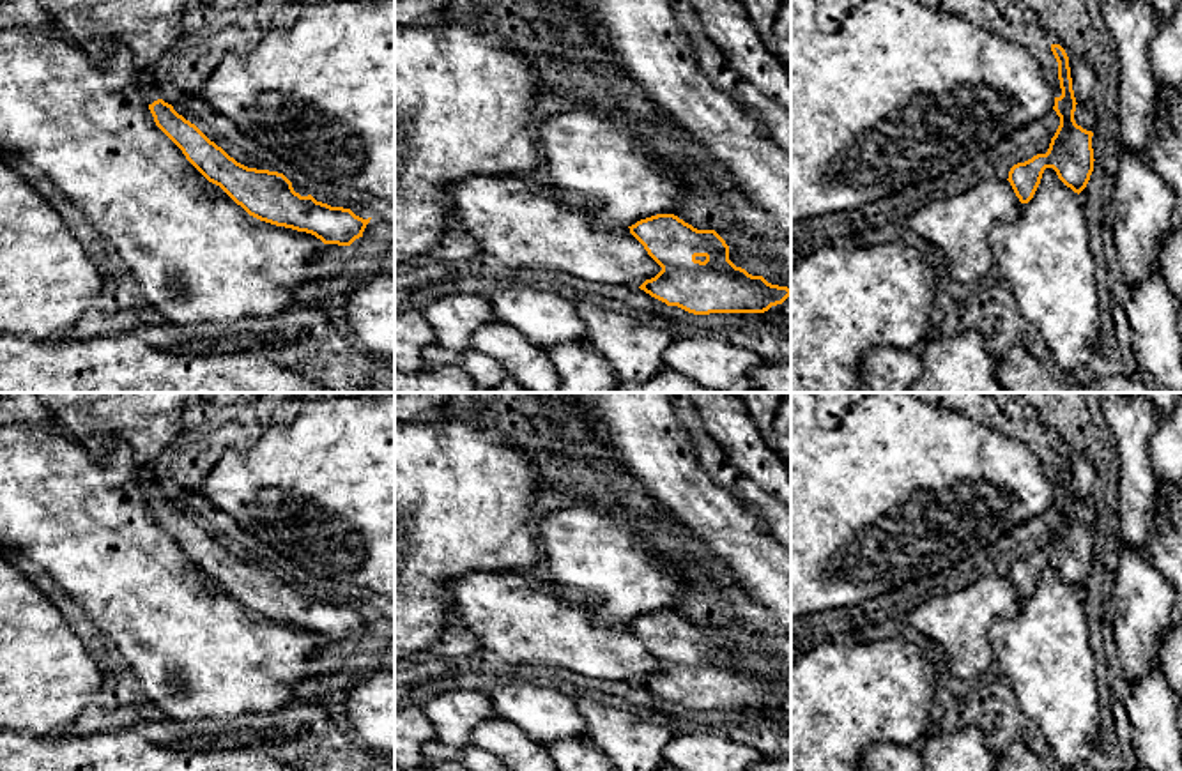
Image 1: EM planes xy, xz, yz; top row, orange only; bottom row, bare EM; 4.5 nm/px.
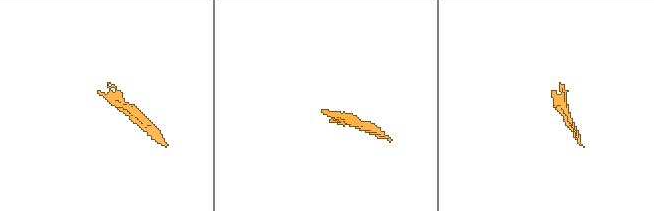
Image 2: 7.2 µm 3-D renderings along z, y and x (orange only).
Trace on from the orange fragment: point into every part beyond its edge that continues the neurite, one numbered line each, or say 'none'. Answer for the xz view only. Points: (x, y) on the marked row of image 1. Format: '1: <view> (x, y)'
none

